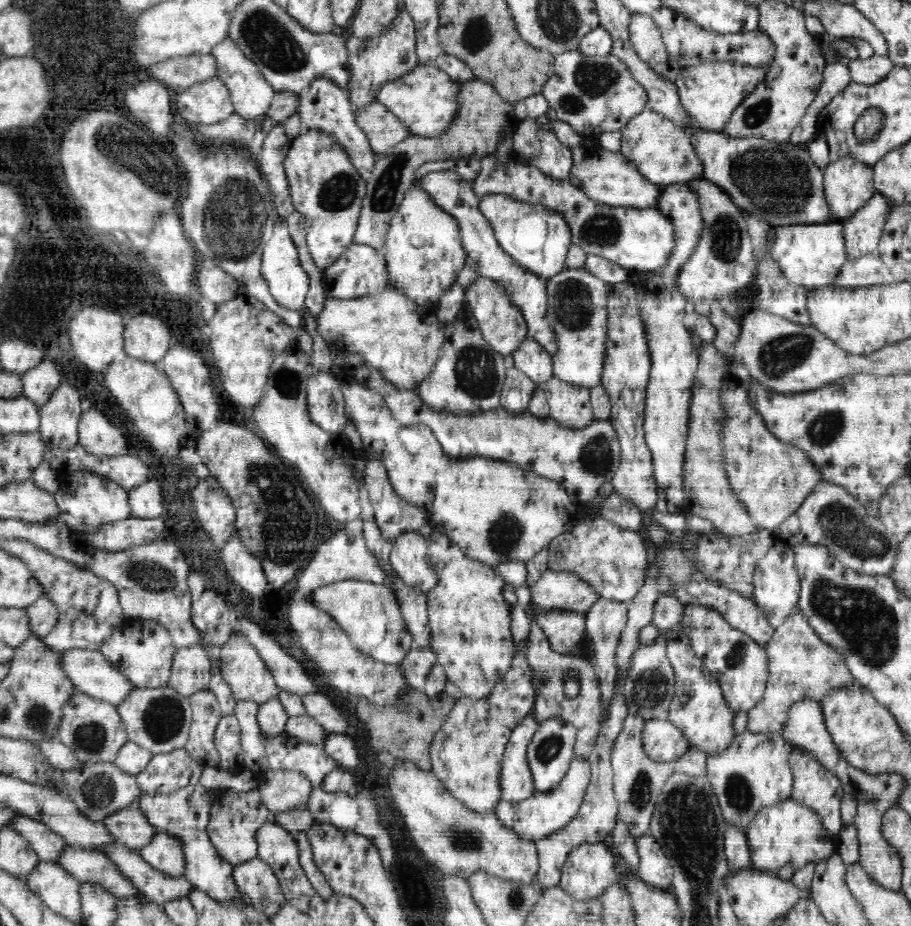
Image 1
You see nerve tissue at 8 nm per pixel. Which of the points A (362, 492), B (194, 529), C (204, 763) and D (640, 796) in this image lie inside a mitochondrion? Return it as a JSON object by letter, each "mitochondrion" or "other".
{"A":"other","B":"other","C":"other","D":"mitochondrion"}

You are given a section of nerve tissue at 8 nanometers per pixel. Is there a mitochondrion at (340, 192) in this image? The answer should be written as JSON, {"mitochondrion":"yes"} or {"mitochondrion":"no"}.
{"mitochondrion":"yes"}

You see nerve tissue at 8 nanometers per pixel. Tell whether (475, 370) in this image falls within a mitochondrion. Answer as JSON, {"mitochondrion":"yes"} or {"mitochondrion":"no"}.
{"mitochondrion":"yes"}

